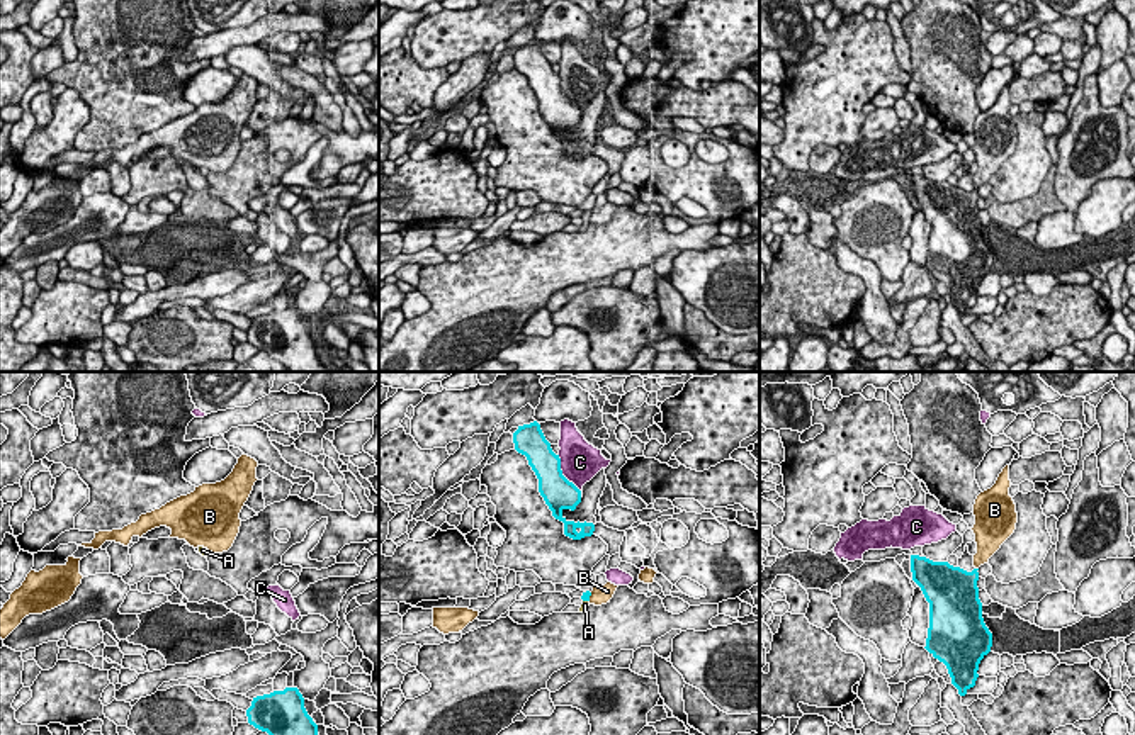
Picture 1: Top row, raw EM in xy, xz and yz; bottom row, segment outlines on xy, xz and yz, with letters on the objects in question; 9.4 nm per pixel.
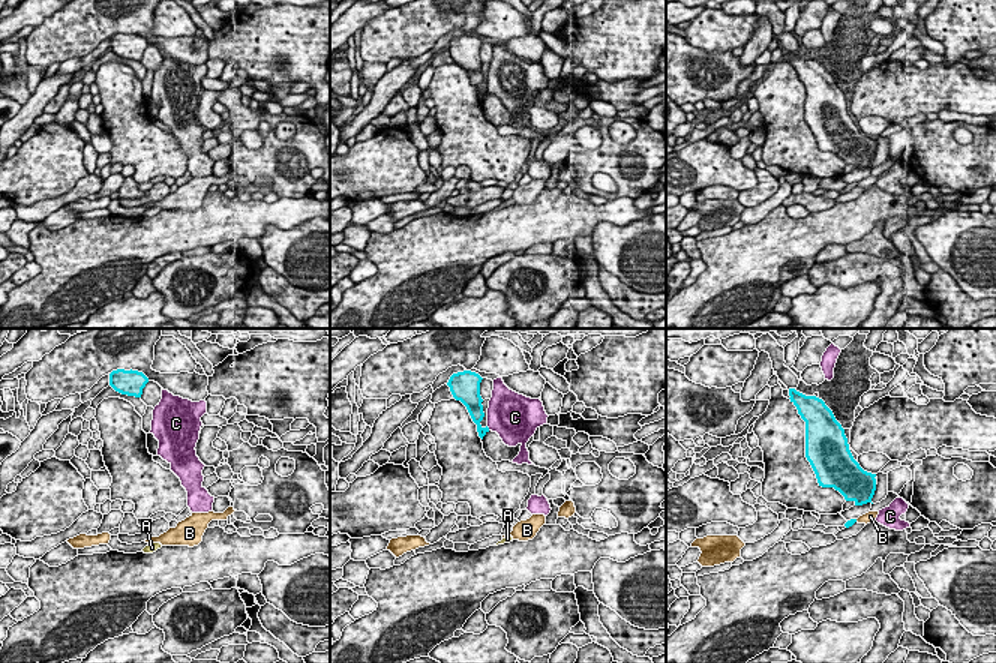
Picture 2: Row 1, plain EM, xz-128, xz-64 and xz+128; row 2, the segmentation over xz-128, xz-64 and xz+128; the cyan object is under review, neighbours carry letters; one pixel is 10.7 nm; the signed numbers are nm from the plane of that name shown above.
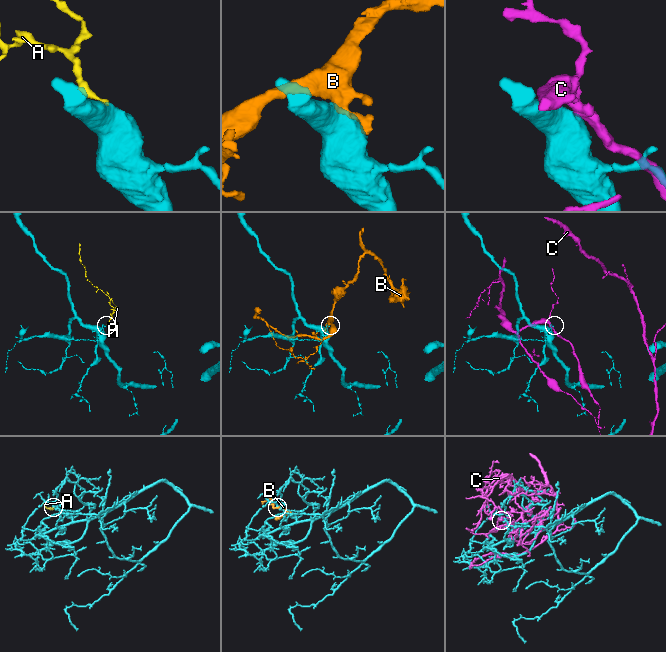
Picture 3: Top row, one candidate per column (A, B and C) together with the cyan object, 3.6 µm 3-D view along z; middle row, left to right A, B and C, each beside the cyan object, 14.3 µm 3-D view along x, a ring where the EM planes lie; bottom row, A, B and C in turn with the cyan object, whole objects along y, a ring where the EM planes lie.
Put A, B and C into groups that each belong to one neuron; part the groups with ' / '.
A / B / C

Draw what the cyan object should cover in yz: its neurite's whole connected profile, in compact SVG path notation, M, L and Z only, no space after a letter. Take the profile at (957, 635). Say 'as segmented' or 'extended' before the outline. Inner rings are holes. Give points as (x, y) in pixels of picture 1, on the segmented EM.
as segmented; M911 555L912 581L929 603L924 648L946 665L960 696L975 686L979 664L992 647L992 633L982 618L977 570Z

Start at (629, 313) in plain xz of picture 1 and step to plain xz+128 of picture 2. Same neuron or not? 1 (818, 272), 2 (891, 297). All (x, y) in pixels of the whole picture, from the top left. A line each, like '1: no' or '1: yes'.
1: yes
2: yes

